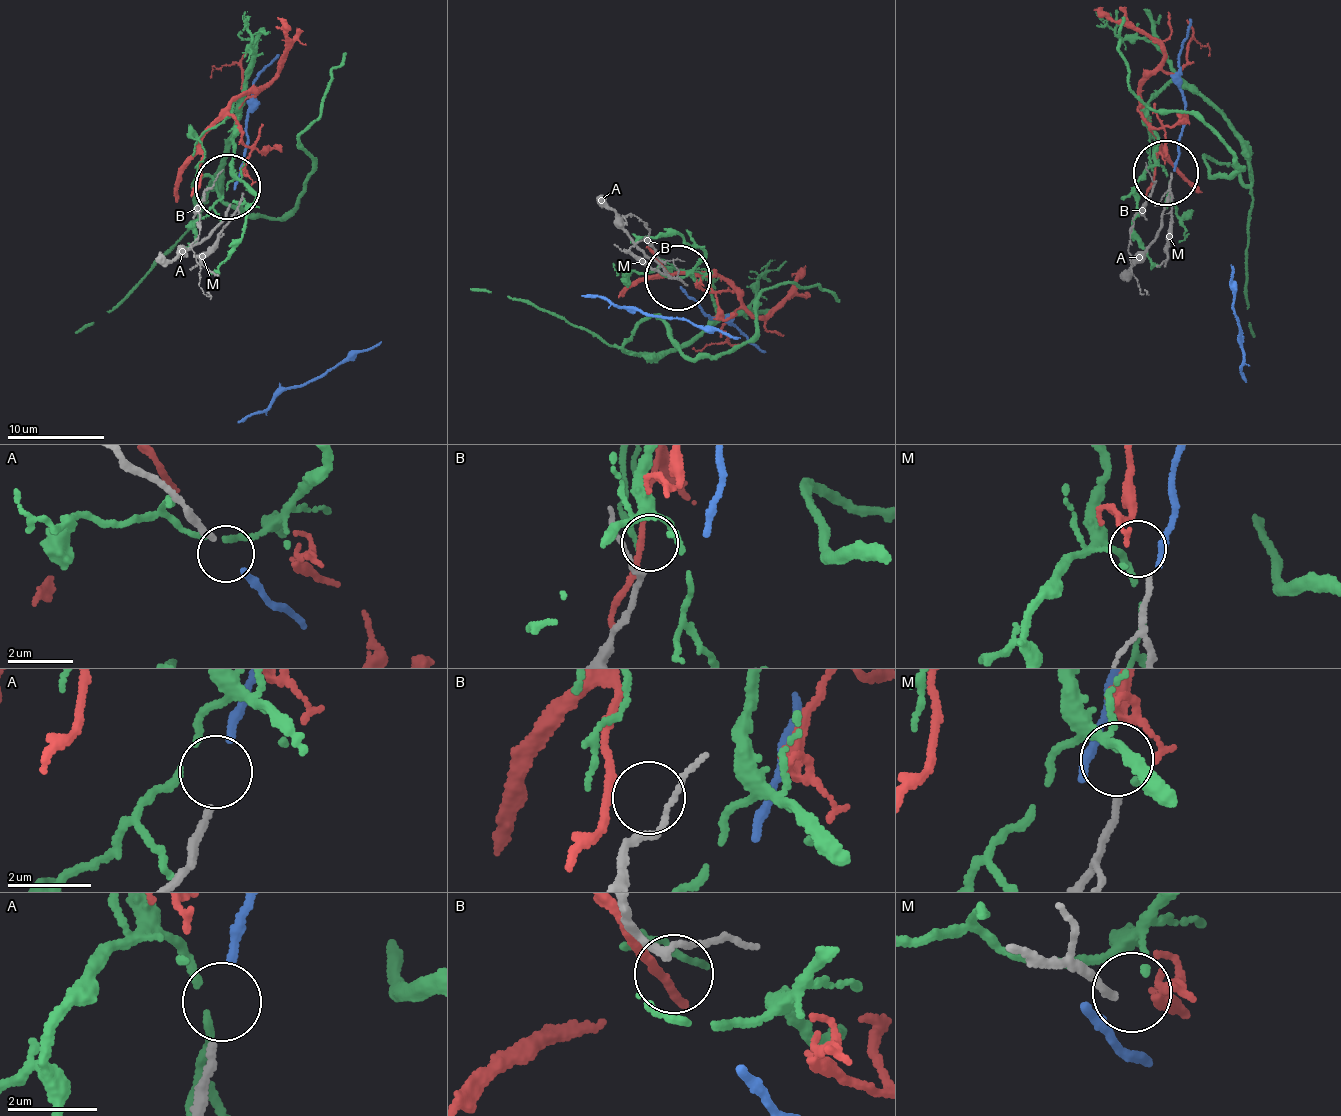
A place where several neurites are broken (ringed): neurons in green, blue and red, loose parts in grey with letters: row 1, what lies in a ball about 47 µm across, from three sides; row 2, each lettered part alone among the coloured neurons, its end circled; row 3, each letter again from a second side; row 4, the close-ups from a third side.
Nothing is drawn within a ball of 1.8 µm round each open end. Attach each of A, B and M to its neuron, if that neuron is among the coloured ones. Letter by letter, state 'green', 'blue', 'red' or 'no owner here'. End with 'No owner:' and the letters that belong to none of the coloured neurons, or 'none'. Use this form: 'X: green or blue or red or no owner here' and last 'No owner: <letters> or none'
A: blue
B: no owner here
M: red
No owner: B

